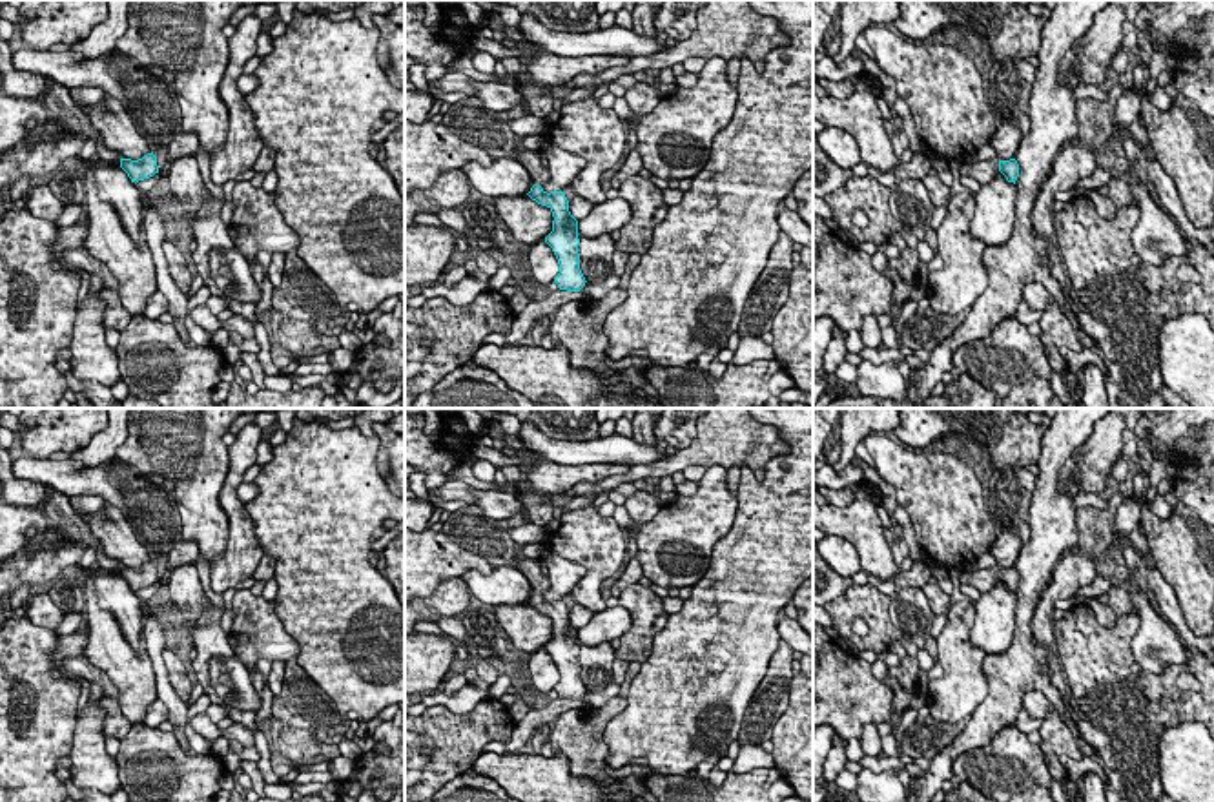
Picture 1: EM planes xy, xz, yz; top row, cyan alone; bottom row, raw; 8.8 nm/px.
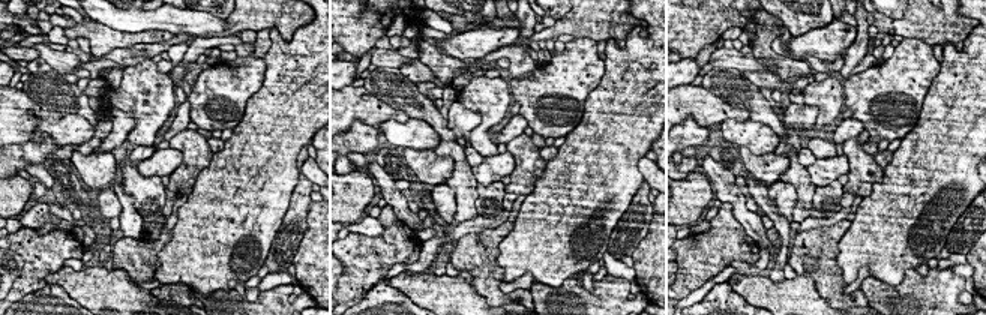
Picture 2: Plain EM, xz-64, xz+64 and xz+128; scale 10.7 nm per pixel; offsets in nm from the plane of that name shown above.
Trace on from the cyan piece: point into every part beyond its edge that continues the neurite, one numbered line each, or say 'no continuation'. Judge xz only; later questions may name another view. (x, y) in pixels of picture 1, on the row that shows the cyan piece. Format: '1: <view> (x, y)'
1: xz (469, 119)

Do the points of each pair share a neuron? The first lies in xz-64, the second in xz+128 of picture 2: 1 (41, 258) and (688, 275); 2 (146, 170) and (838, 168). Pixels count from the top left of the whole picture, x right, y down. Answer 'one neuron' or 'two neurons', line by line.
1: one neuron
2: one neuron

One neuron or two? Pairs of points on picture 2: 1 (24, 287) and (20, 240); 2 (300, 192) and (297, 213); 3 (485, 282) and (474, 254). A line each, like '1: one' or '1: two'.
1: one
2: one
3: one

